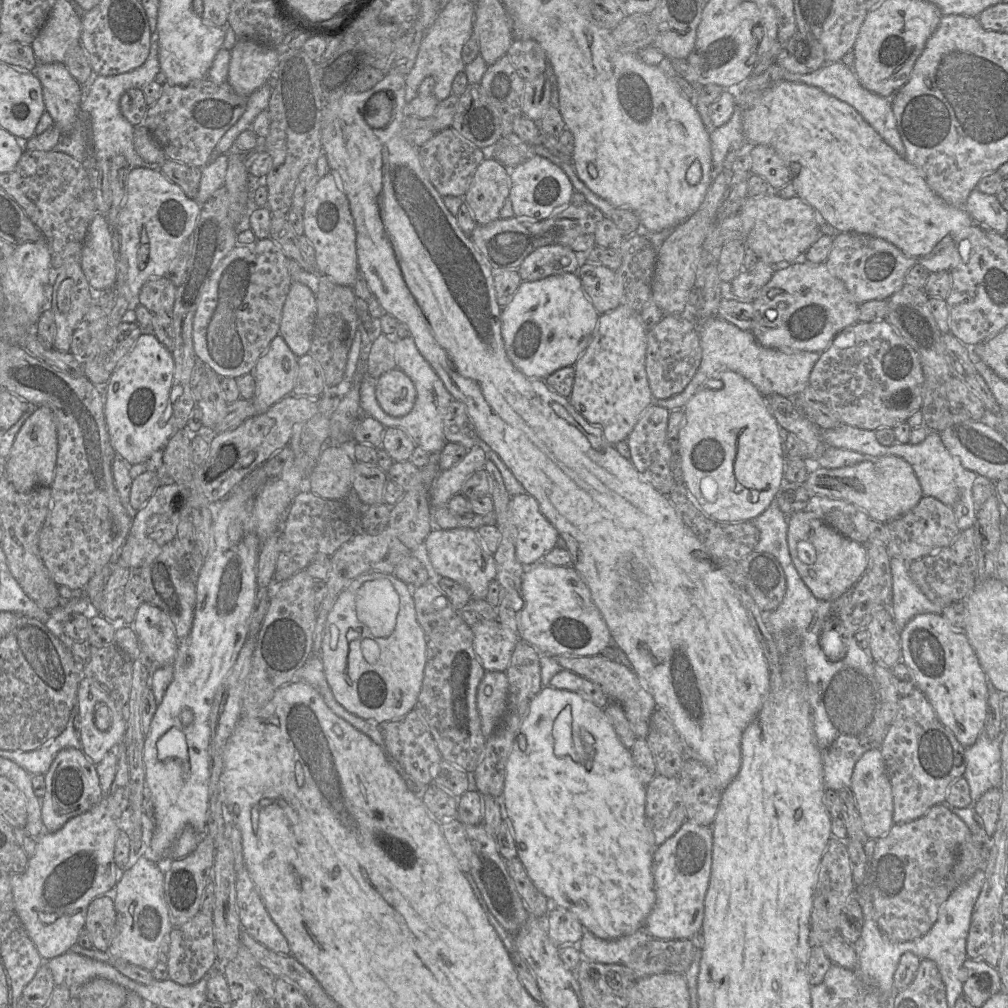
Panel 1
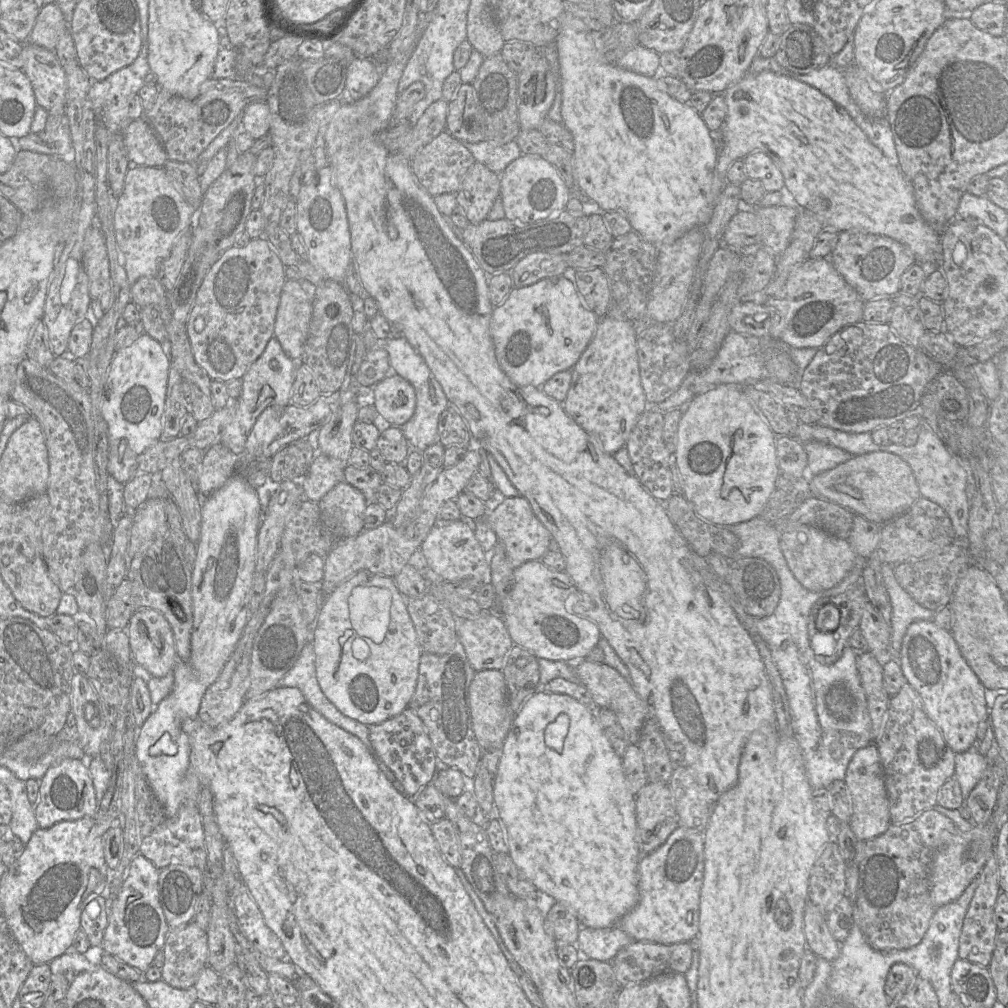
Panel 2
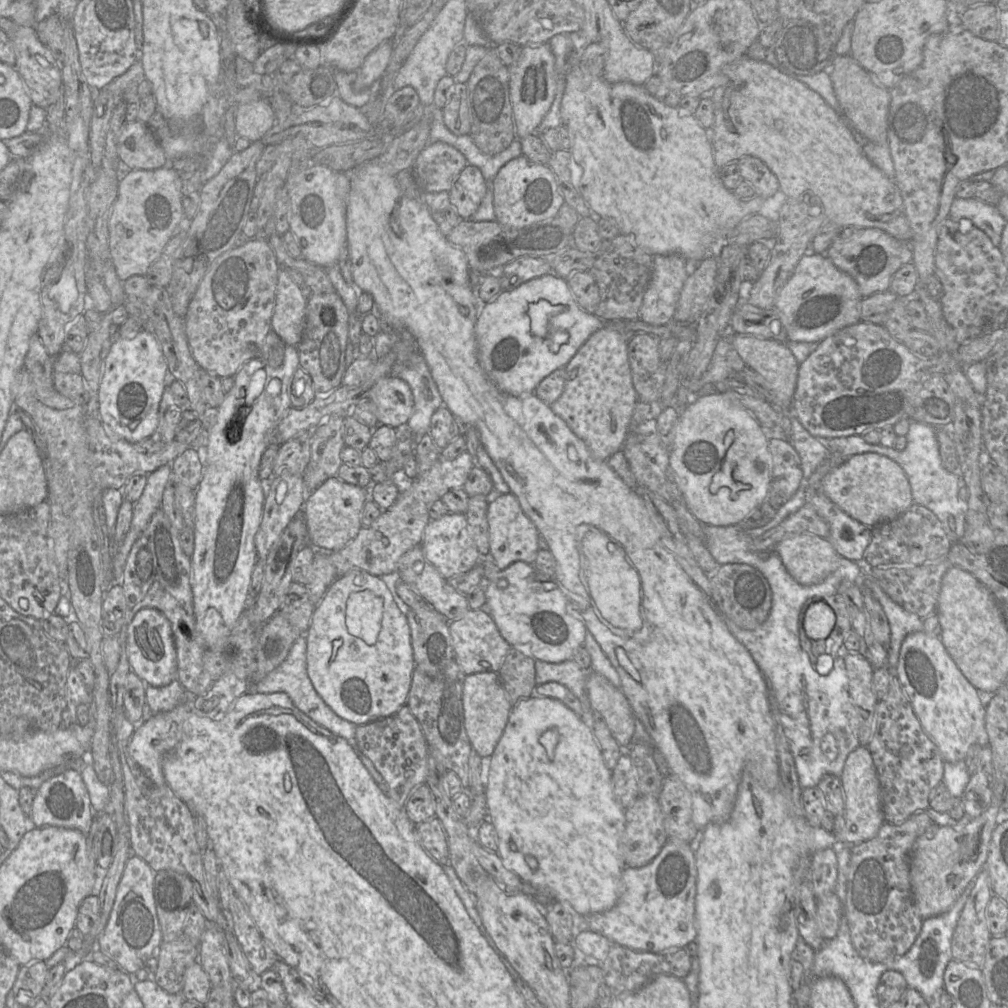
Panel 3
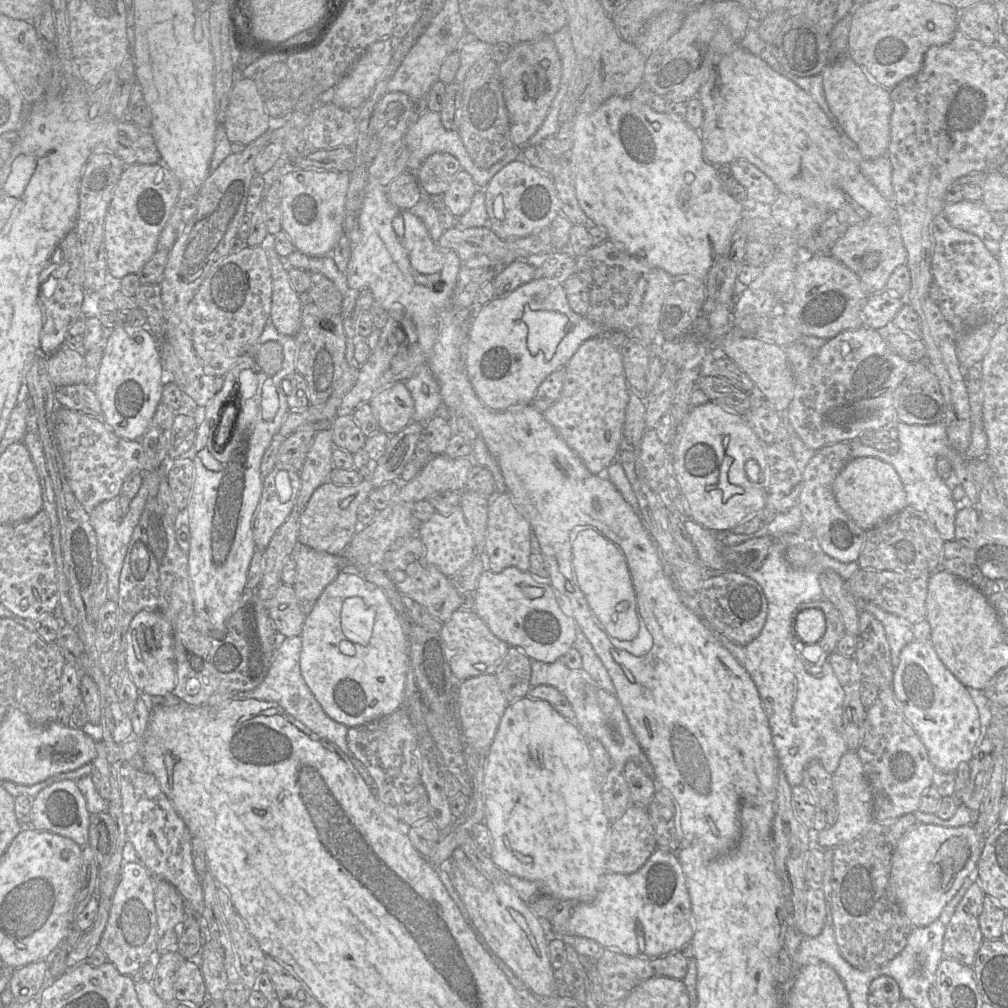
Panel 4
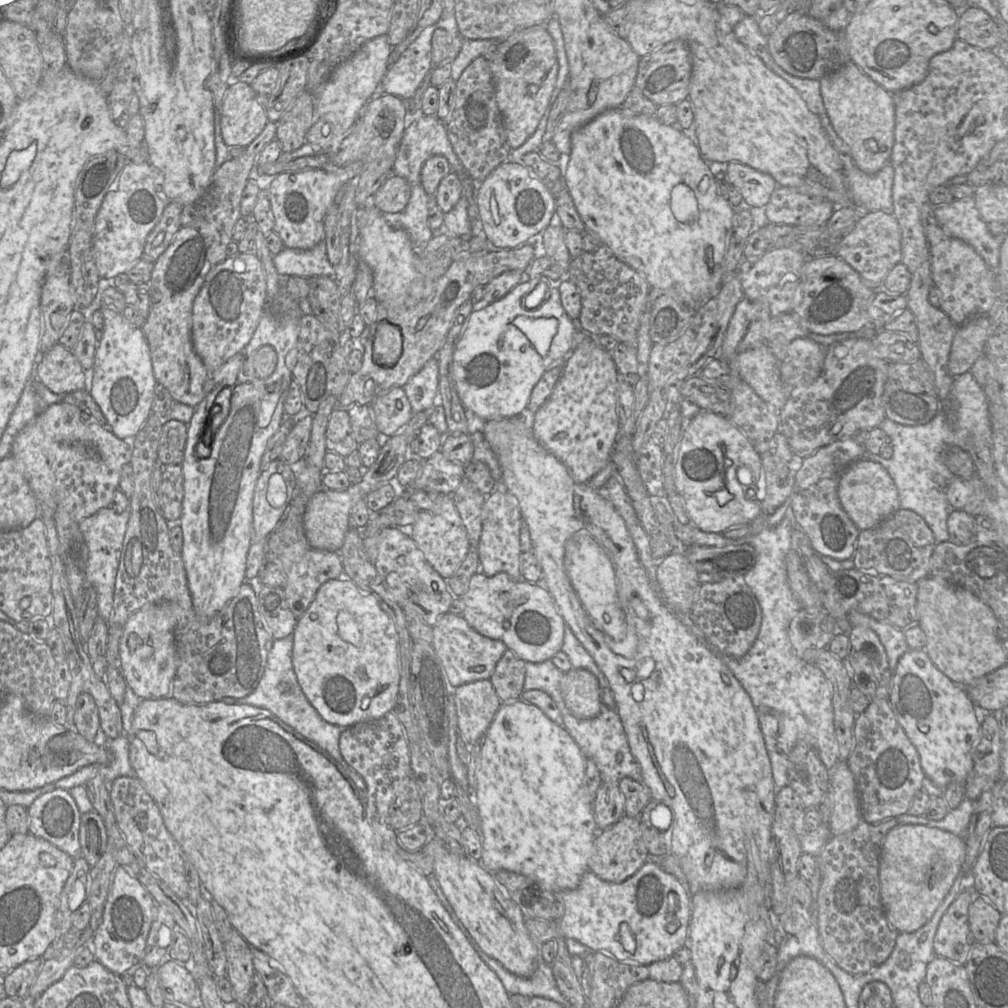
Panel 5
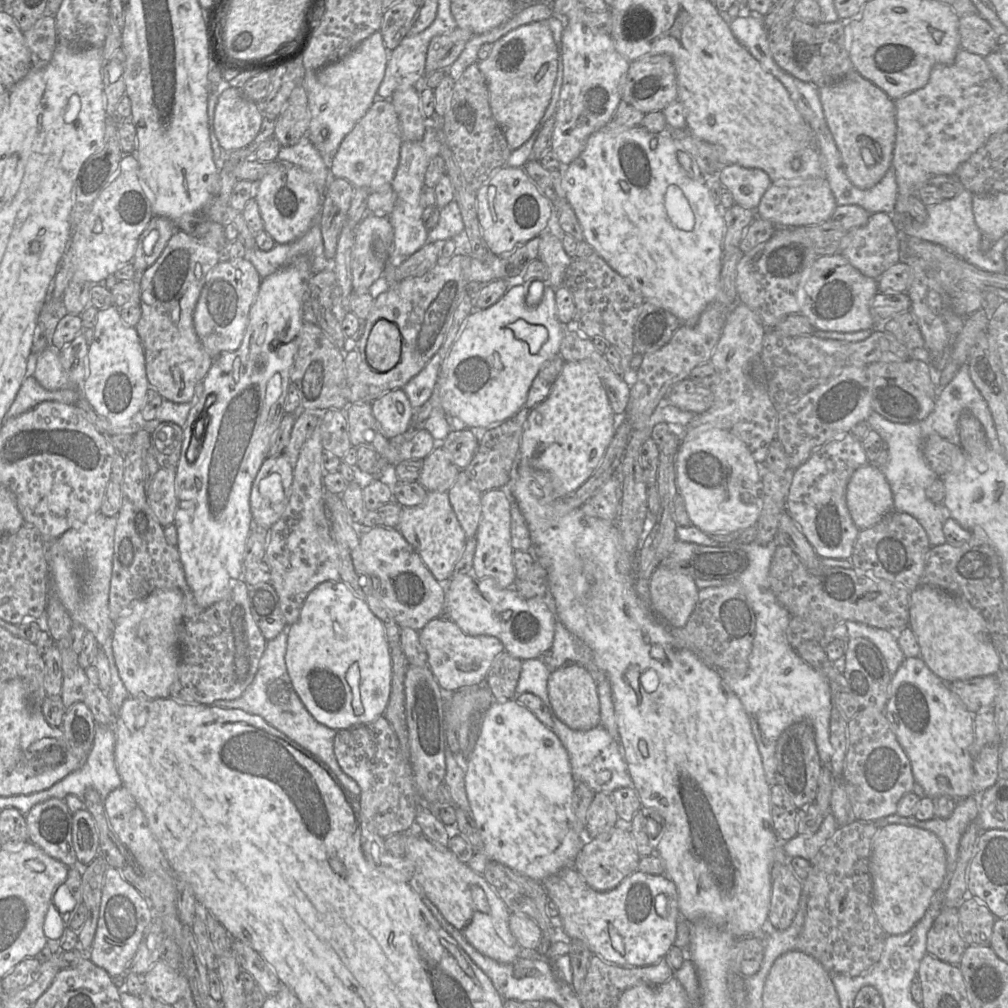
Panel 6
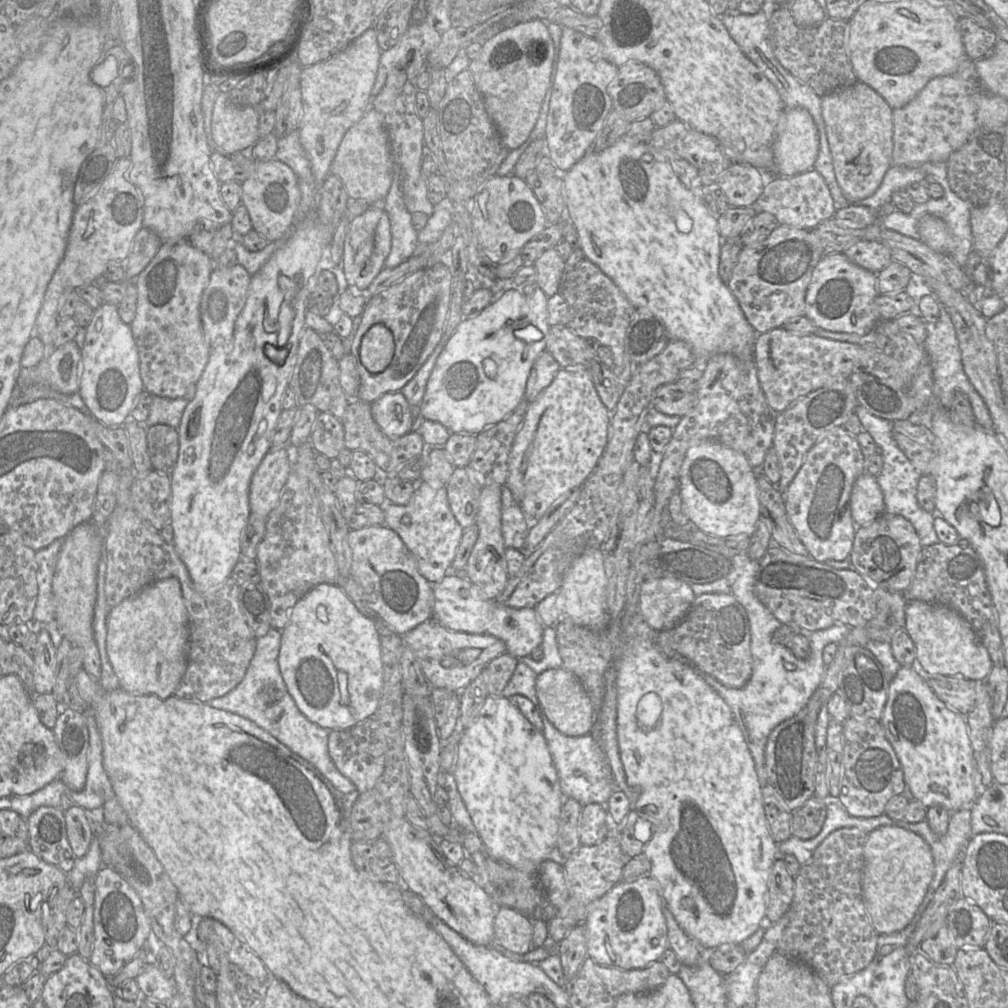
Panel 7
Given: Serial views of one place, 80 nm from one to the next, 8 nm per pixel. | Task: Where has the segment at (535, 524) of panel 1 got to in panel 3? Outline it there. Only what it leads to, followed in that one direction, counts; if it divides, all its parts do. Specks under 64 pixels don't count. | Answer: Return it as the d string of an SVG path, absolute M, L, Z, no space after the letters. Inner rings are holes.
M502 494L488 504L487 520L489 525L489 553L500 570L517 561L534 563L539 550L541 535L532 520L523 512L514 494Z

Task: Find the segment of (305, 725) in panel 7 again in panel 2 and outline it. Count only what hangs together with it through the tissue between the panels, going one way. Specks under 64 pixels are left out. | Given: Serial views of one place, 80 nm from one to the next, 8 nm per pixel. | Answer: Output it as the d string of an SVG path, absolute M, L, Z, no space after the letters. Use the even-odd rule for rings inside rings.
M306 642L301 653L286 675L279 681L277 687L295 687L303 694L308 705L324 719L346 732L356 736L363 743L370 746L369 727L357 720L344 715L323 693L316 675L315 652L312 642Z

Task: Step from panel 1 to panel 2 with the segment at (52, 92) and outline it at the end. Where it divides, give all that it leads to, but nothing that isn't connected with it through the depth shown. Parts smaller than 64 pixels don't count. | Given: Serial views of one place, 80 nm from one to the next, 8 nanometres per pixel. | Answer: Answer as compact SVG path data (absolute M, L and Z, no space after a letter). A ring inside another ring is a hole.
M27 42L23 44L22 56L24 64L21 70L30 80L38 107L49 111L56 105L64 105L67 90L66 75L54 51Z

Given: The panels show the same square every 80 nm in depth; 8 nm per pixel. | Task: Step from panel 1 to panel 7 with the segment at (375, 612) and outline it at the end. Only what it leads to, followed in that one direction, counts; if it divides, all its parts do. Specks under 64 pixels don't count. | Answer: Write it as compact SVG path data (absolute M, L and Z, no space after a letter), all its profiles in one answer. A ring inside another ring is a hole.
M318 584L294 605L288 624L281 630L278 664L286 688L299 710L325 729L351 728L369 719L378 707L383 665L377 628L374 620L362 614L337 584Z

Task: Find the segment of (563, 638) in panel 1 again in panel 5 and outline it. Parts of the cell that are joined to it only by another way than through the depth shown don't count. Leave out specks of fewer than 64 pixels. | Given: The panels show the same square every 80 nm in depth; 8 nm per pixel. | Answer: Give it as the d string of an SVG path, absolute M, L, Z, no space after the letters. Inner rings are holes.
M478 571L461 597L464 603L461 615L468 624L483 636L501 640L525 662L543 662L561 650L566 624L541 583L514 581L505 572L489 577Z

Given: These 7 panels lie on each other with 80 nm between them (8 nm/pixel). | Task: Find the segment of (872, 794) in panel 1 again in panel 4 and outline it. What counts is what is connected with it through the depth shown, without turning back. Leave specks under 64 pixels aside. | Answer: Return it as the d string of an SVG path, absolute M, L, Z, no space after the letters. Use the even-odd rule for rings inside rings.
M848 751L841 757L837 770L832 774L832 780L838 811L837 821L814 836L814 844L824 850L855 840L865 833L873 822L876 822L872 815L872 790L856 751Z

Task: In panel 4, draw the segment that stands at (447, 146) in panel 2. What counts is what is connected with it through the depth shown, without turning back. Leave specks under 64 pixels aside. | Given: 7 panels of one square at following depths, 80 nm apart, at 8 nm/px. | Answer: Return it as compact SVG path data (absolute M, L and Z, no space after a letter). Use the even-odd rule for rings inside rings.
M435 153L424 160L415 176L424 193L443 195L461 169L460 162L453 155Z

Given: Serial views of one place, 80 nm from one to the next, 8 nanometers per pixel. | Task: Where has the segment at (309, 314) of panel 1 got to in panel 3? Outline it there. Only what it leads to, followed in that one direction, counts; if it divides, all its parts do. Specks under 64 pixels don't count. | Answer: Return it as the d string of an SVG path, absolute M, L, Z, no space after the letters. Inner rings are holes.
M280 267L278 271L271 326L286 345L297 347L305 326L307 298L289 277L285 268L290 267Z

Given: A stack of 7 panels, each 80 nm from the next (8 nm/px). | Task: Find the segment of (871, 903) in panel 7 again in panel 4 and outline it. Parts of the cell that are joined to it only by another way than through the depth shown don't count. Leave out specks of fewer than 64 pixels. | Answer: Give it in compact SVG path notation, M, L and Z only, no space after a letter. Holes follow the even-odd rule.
M917 823L899 840L892 855L890 872L891 893L914 927L934 922L945 905L957 894L970 873L977 868L985 839L981 839L973 825L943 827Z

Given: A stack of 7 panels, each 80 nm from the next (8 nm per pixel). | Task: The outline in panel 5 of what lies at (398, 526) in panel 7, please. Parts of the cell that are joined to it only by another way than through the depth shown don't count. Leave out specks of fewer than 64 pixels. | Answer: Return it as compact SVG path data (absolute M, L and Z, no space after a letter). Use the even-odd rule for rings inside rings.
M439 495L431 510L420 510L416 522L408 529L429 564L445 580L452 577L470 548L466 528L451 495Z

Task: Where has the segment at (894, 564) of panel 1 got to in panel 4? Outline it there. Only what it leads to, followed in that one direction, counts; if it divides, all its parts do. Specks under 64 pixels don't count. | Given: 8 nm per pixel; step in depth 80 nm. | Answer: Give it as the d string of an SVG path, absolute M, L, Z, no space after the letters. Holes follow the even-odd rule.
M872 603L860 604L860 612L863 610L870 612L883 624L890 647L891 663L896 669L899 665L901 651L915 640L912 631L913 624Z

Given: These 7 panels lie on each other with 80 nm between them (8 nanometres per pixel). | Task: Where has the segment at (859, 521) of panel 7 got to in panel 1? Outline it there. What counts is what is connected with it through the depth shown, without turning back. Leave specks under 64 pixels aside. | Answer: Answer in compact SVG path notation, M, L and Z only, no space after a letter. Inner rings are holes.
M895 455L873 456L841 468L817 468L808 475L807 484L815 496L845 500L862 509L872 520L883 523L908 513L923 497L912 466Z

